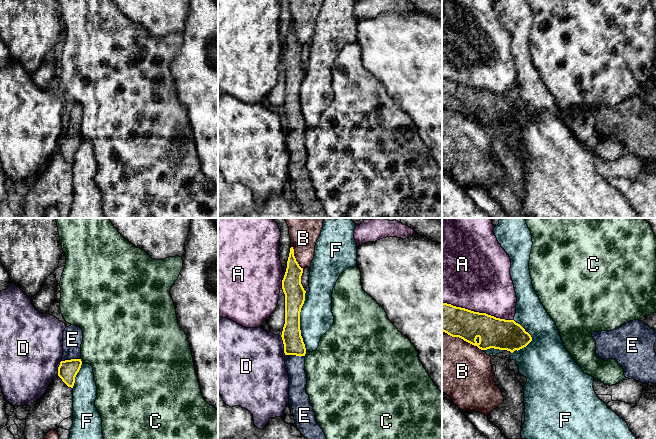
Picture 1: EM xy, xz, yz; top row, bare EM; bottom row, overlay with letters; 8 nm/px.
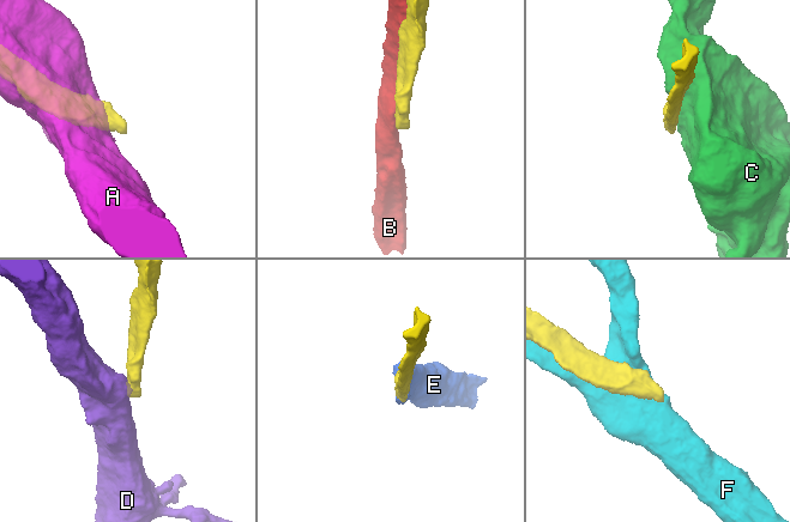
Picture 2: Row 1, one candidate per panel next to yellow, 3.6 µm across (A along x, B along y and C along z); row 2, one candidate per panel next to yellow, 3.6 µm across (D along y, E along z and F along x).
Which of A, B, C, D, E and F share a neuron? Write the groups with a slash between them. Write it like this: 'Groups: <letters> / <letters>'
Groups: A / B / C / D / E / F

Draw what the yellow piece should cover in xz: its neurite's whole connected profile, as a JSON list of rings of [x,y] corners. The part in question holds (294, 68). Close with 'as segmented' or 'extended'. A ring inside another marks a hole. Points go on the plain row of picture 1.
[[[293,23],[287,37],[282,56],[285,70],[285,100],[282,107],[285,141],[289,151],[289,180],[293,185],[295,200],[301,210],[310,218],[329,218],[316,196],[313,182],[306,168],[305,148],[306,124],[300,106],[300,88],[305,77],[301,44],[294,32]]]; extended

